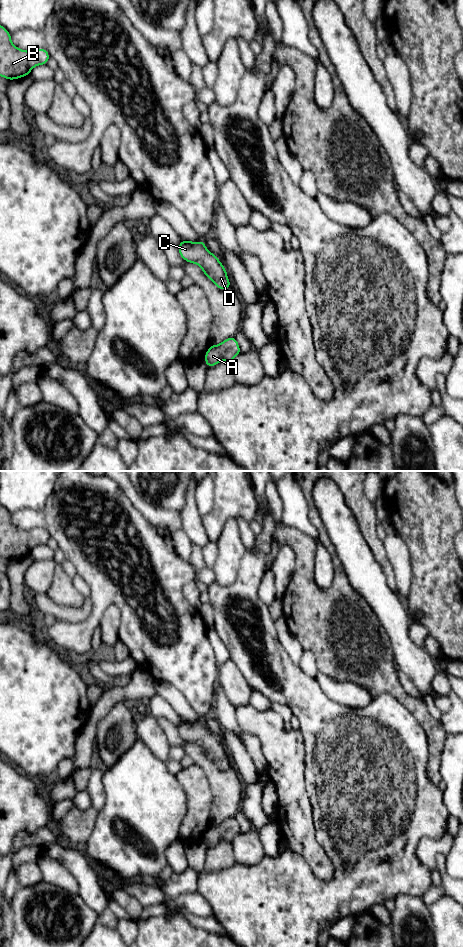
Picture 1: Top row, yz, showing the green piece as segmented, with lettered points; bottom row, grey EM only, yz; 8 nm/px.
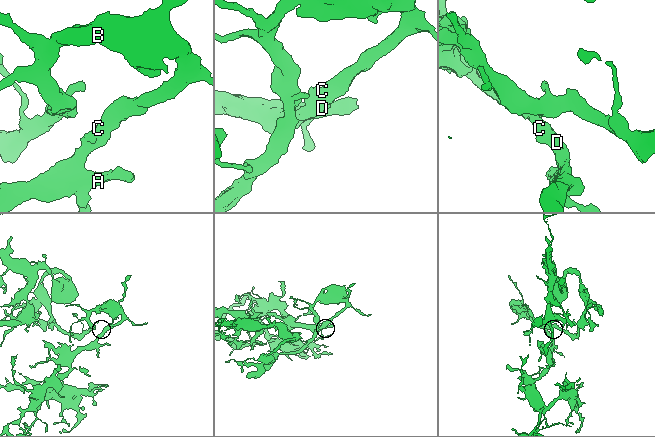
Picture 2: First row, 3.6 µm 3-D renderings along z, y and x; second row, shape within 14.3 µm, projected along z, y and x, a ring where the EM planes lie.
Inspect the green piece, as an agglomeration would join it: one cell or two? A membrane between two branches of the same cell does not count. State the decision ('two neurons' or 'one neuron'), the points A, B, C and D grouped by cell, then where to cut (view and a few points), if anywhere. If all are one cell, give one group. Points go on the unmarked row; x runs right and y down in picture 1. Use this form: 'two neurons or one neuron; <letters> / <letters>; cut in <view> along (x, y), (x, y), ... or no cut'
one neuron; A B C D; no cut

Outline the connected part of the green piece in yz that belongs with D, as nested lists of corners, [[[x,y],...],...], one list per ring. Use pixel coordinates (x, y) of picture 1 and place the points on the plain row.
[[[182,720],[178,732],[186,742],[197,744],[217,768],[227,770],[231,767],[226,749],[216,735],[206,728],[204,721]]]

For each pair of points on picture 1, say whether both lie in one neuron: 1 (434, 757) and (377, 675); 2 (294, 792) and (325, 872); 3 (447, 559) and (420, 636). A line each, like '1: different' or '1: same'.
1: same
2: same
3: different

